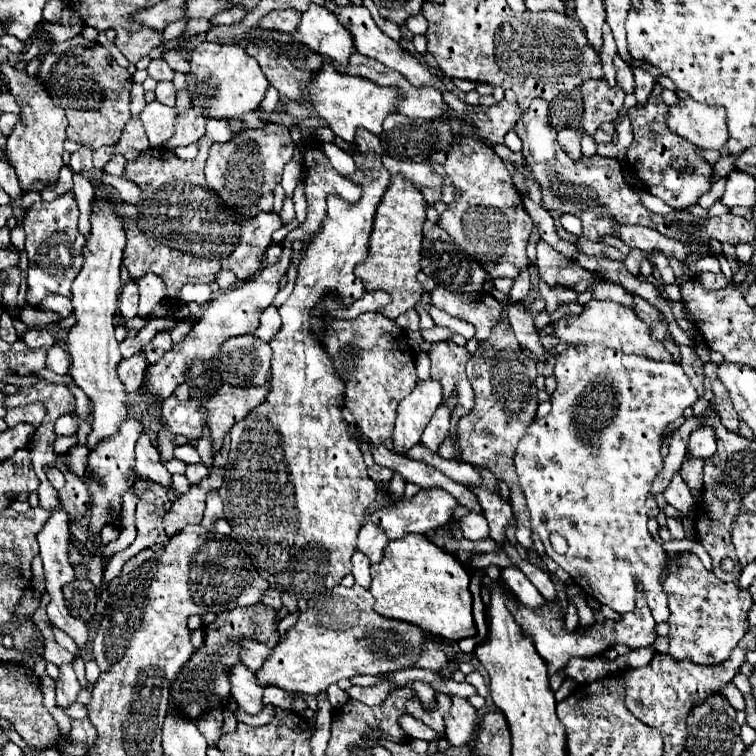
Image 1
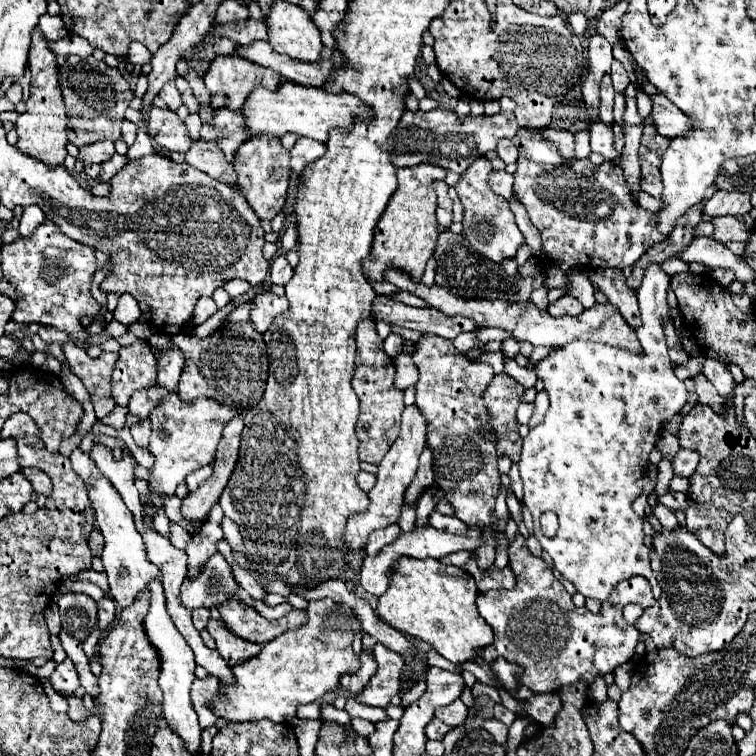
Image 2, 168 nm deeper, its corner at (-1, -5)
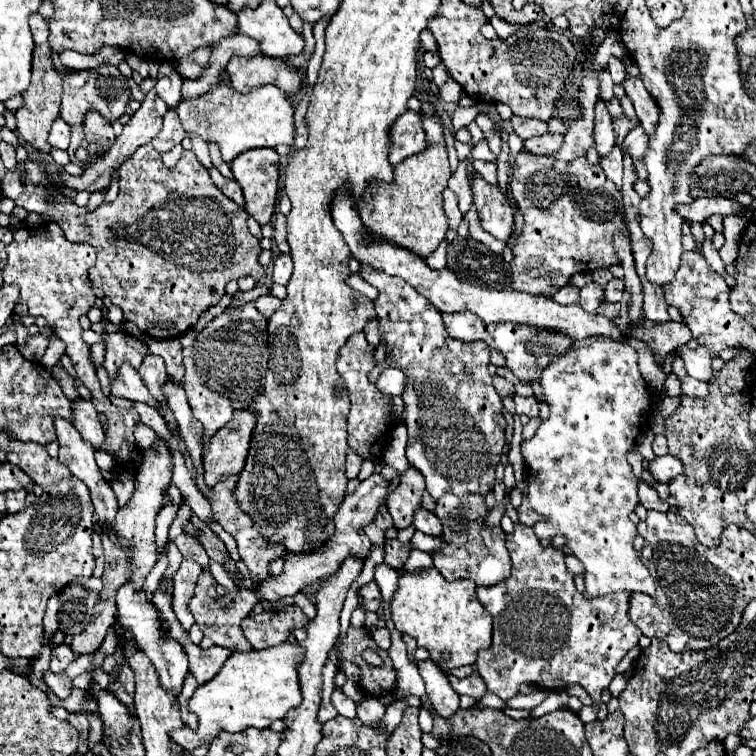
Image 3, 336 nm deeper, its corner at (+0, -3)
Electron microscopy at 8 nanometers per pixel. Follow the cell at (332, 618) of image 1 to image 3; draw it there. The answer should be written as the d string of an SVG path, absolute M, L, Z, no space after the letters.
M288 640L274 648L232 652L220 672L208 684L198 686L190 698L190 710L198 714L198 730L194 732L184 726L182 730L172 732L172 740L176 740L184 750L194 750L204 742L212 742L220 730L242 732L250 726L266 728L274 720L284 718L286 712L296 708L302 700L298 682L298 666L302 658L304 648Z

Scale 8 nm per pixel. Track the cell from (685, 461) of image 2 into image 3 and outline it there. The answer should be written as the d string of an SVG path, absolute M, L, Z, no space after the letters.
M666 454L666 456L660 456L660 458L652 460L648 470L652 472L652 476L658 482L670 482L672 478L676 478L678 474L684 472L684 464L680 462L680 458L672 456L672 454Z

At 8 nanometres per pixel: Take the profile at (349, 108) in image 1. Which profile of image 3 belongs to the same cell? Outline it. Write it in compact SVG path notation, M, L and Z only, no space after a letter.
M218 84L212 88L212 92L182 100L176 112L186 132L196 132L206 142L218 142L222 158L226 162L232 162L240 152L250 148L276 148L278 144L294 144L294 106L288 96L272 84L250 88L250 92L246 94L232 92L230 86Z

